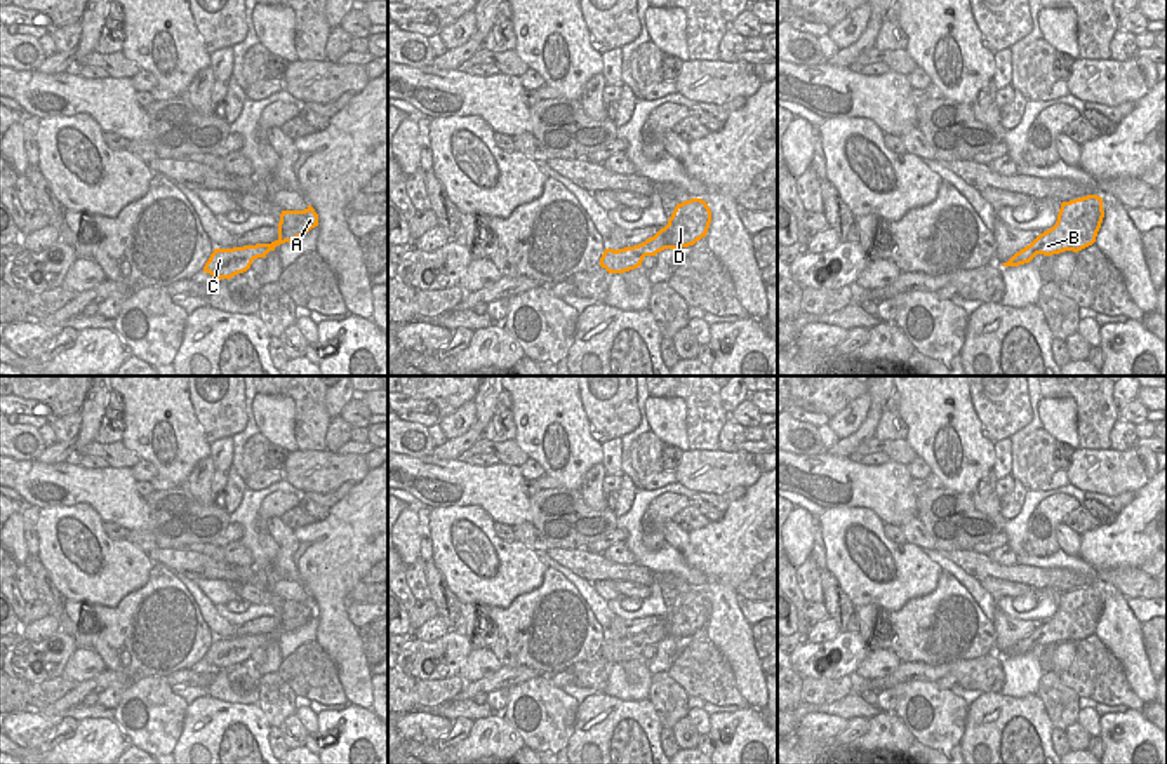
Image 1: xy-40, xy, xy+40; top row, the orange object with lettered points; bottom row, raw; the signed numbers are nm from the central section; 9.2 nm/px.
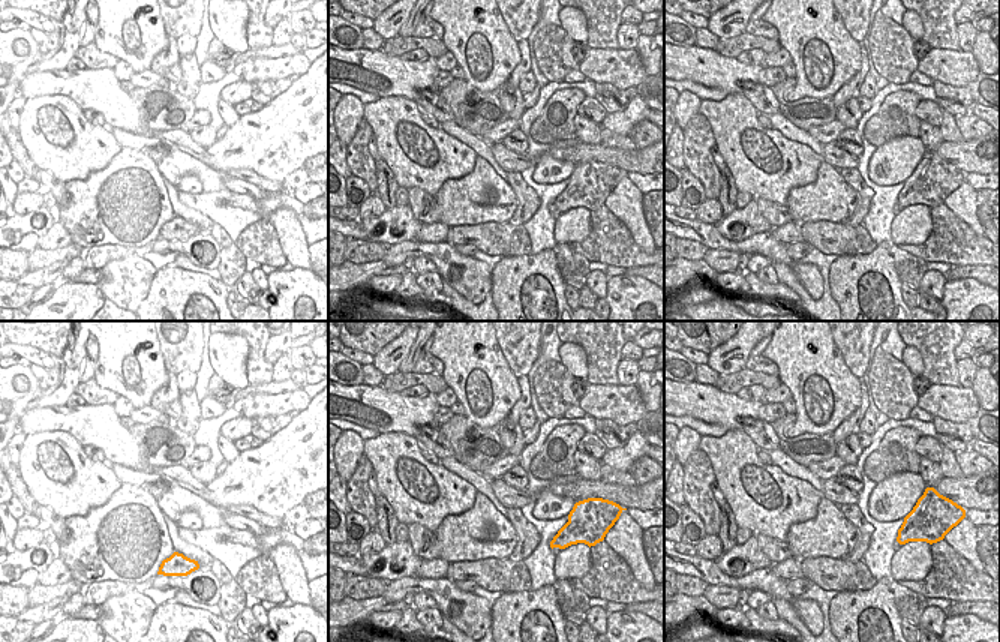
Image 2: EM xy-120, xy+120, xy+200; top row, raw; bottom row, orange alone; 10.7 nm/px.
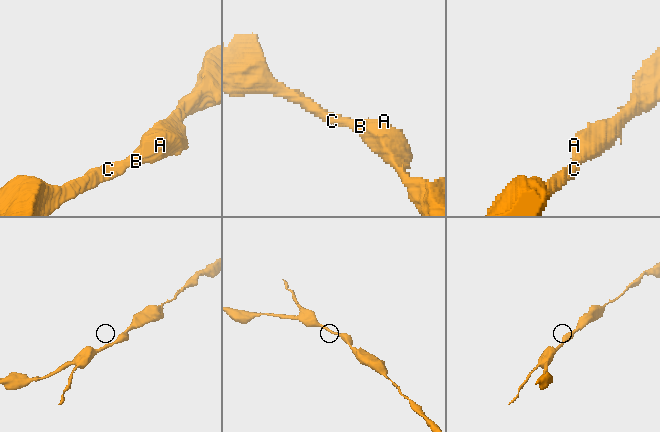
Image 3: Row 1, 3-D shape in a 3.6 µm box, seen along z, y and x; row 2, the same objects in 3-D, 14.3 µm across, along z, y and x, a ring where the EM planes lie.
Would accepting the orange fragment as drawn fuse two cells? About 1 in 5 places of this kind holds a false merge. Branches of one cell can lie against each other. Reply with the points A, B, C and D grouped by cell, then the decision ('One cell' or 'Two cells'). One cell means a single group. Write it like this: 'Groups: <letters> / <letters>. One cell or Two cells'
Groups: A B C D. One cell

